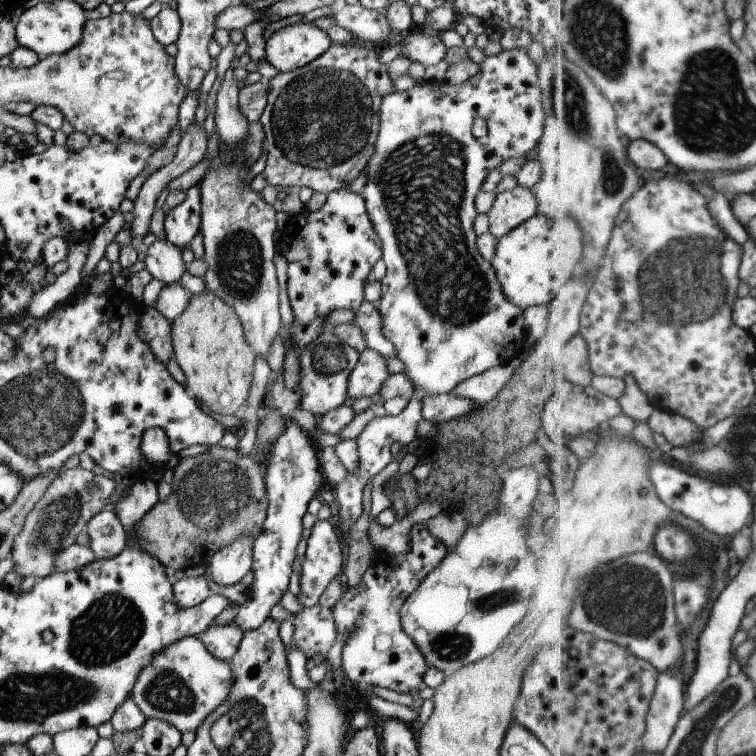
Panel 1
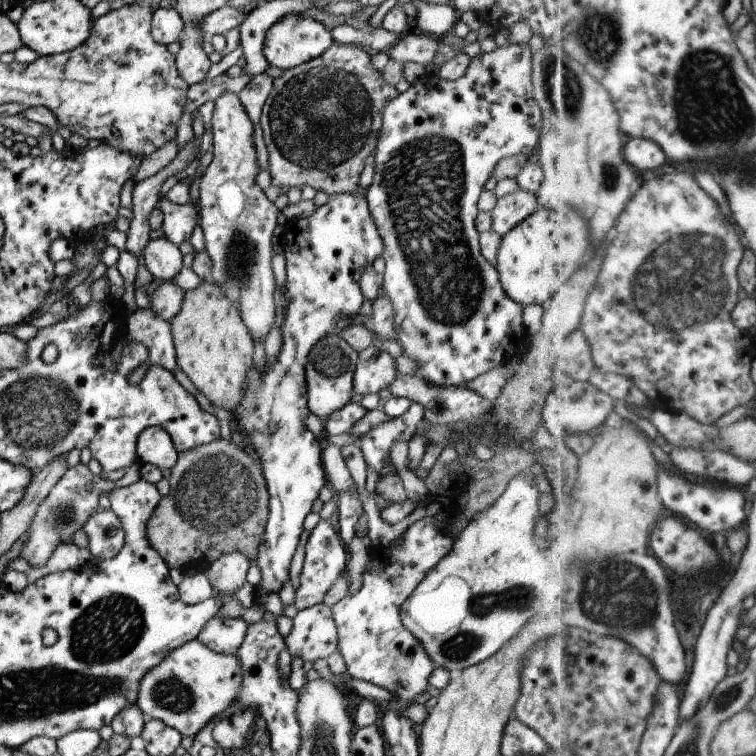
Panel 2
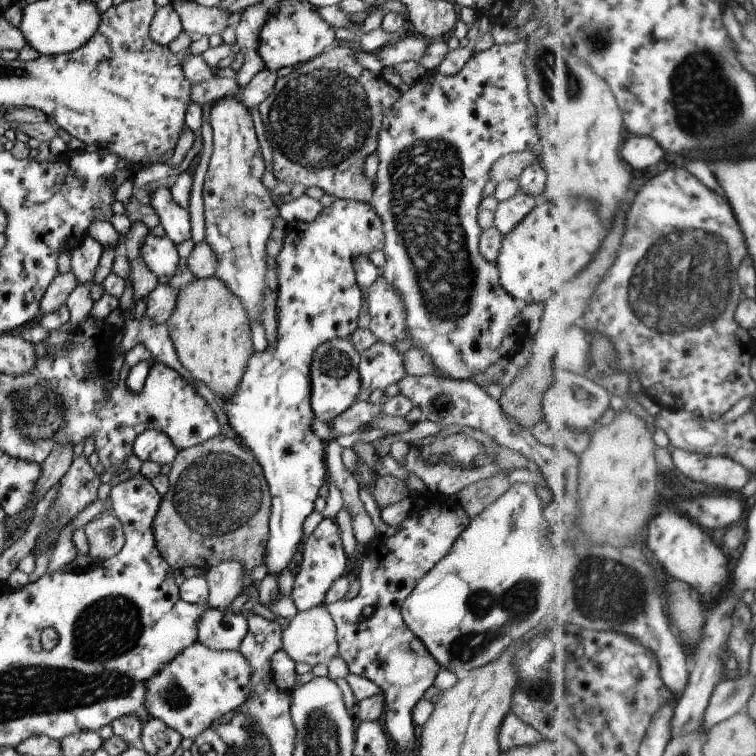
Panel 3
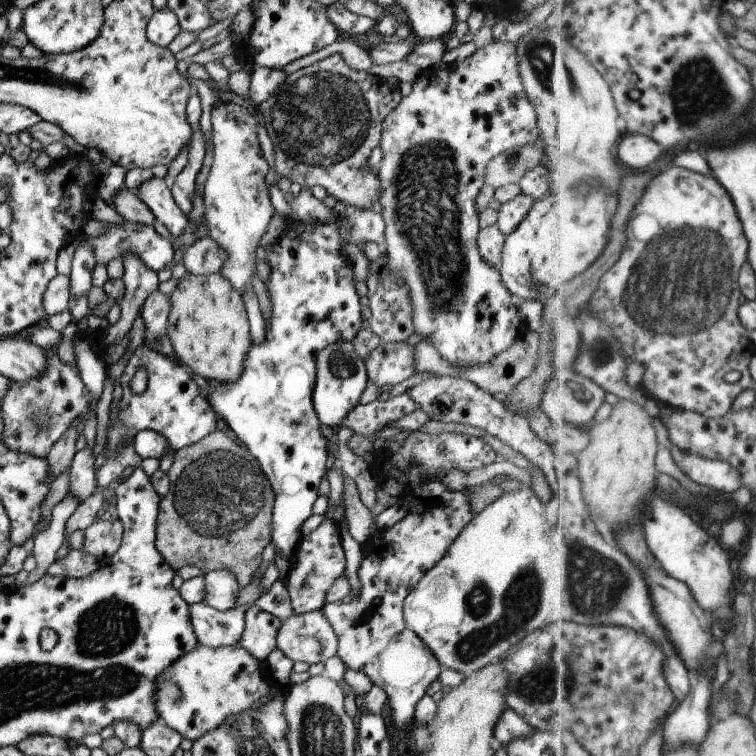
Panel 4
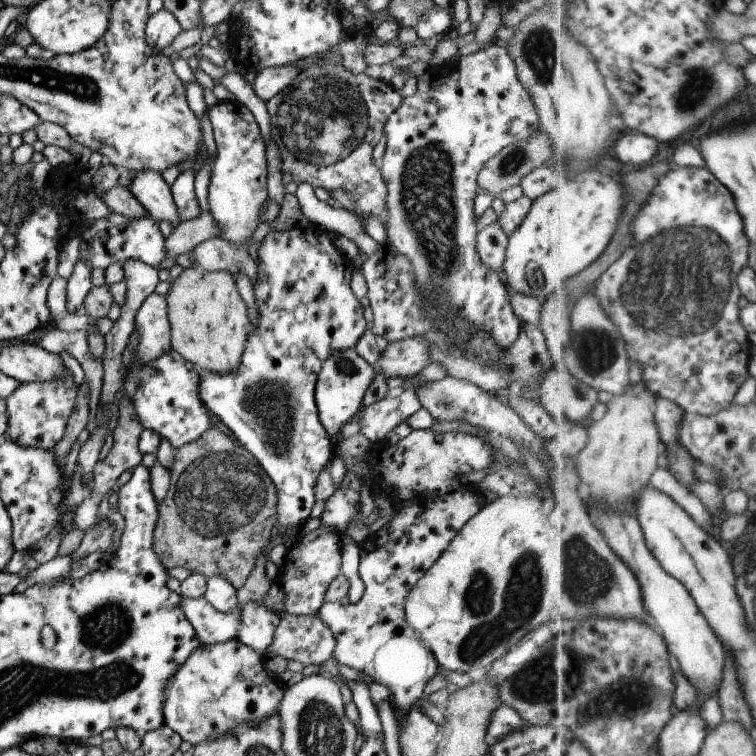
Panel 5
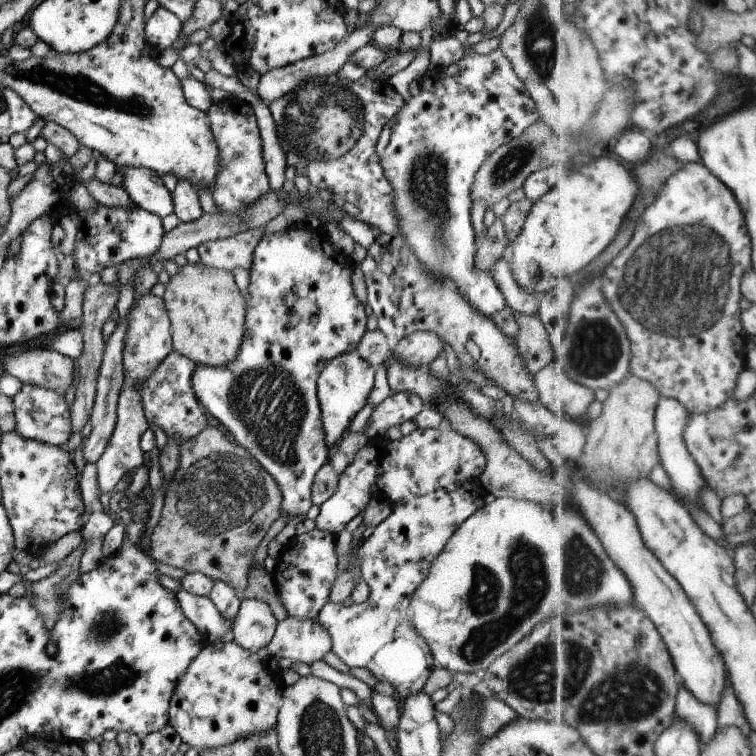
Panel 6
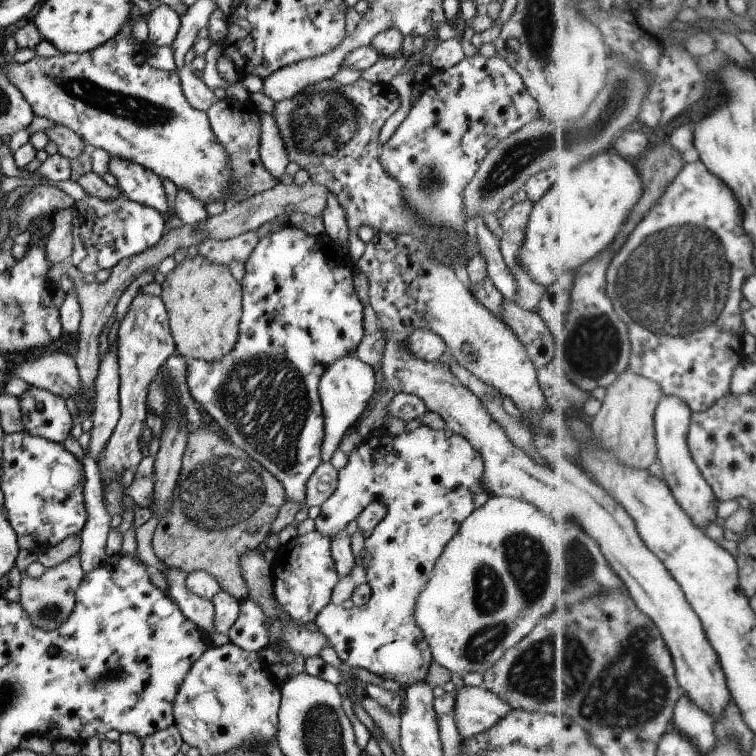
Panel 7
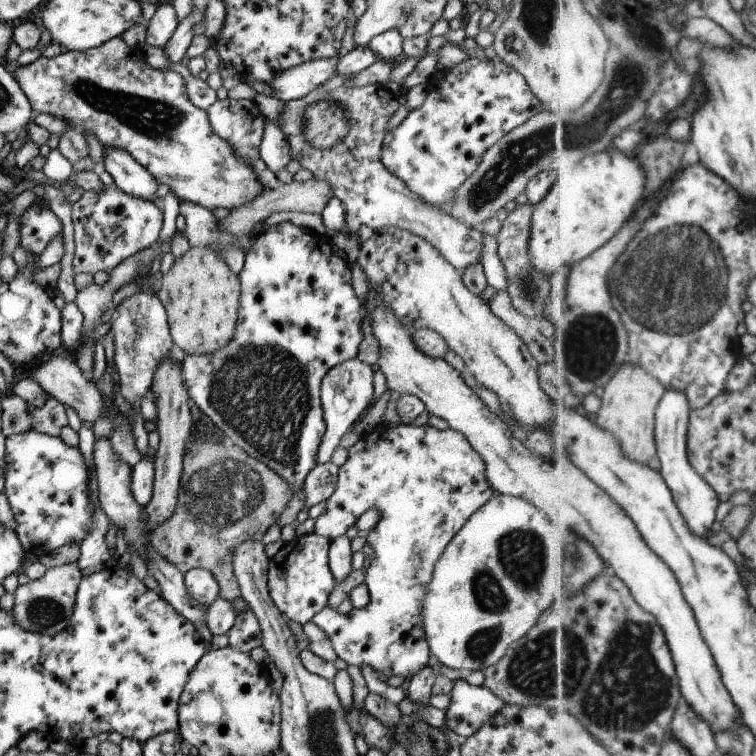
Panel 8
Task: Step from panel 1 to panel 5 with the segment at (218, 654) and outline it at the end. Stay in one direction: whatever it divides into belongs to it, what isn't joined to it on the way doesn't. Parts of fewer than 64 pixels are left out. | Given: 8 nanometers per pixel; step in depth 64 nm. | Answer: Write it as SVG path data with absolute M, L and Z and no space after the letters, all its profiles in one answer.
M182 597L181 608L203 645L216 645L236 639L241 622L240 607L233 612L222 613L211 606L204 597Z

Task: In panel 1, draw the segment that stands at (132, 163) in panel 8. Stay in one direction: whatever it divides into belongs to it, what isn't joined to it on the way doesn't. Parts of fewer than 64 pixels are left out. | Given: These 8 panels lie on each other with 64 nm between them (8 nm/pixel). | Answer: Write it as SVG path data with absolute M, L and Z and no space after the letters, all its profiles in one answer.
M197 185L189 188L184 202L165 214L165 239L182 250L199 232L201 196Z

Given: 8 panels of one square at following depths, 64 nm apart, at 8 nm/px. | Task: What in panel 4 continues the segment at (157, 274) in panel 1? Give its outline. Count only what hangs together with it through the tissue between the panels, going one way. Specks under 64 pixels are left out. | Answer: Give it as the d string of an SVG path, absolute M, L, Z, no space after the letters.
M126 221L122 222L122 224L106 223L106 230L104 230L102 236L93 238L84 235L84 239L94 248L96 263L104 264L104 266L108 265L110 260L114 260L116 256L123 258L126 254L136 254L148 268L159 273L160 270L168 269L169 264L171 266L176 253L172 242L162 238L153 226L146 224L128 223Z

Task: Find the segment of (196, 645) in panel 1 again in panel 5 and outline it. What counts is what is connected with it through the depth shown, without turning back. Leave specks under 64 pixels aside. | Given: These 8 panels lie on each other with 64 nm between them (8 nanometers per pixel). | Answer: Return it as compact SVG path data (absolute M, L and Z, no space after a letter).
M284 612L280 615L279 624L276 626L276 631L273 635L273 642L266 652L262 651L258 653L257 651L247 648L244 644L239 641L232 640L226 643L219 643L216 645L203 645L198 648L189 658L188 661L180 668L176 675L169 681L167 685L167 690L165 691L165 704L163 709L165 725L167 725L174 733L177 733L182 741L189 742L192 747L196 747L198 744L206 743L208 740L222 739L227 736L227 733L232 731L235 727L239 725L254 725L260 723L261 721L266 721L270 716L273 716L279 709L280 702L283 698L284 686L280 681L270 677L266 670L264 669L265 660L270 653L275 653L286 661L298 661L302 664L307 665L324 665L330 658L333 657L335 650L335 639L332 632L328 629L328 626L320 620L317 615L305 616L305 615L292 615Z

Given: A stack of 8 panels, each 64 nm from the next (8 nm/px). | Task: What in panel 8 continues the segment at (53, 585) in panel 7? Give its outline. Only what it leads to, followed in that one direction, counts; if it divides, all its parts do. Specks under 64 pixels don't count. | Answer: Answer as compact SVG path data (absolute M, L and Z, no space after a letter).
M70 562L70 564L48 569L46 574L38 580L30 580L19 585L14 592L14 608L11 610L14 620L24 630L30 630L30 632L48 634L48 636L62 632L74 613L77 589L82 578L78 562Z

